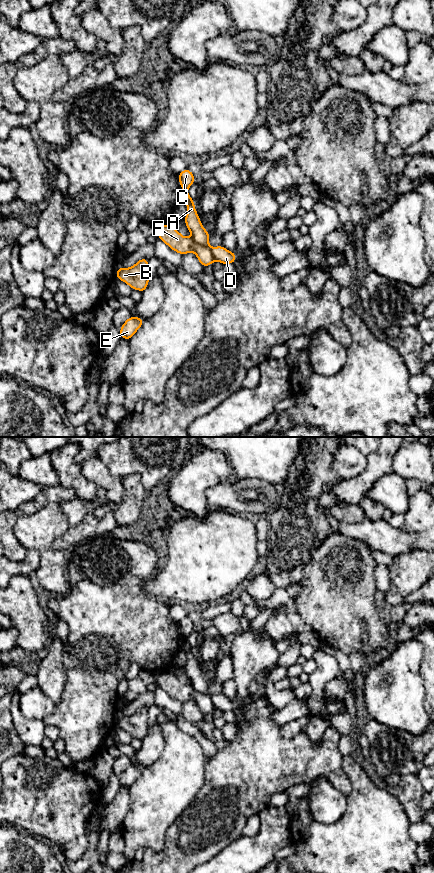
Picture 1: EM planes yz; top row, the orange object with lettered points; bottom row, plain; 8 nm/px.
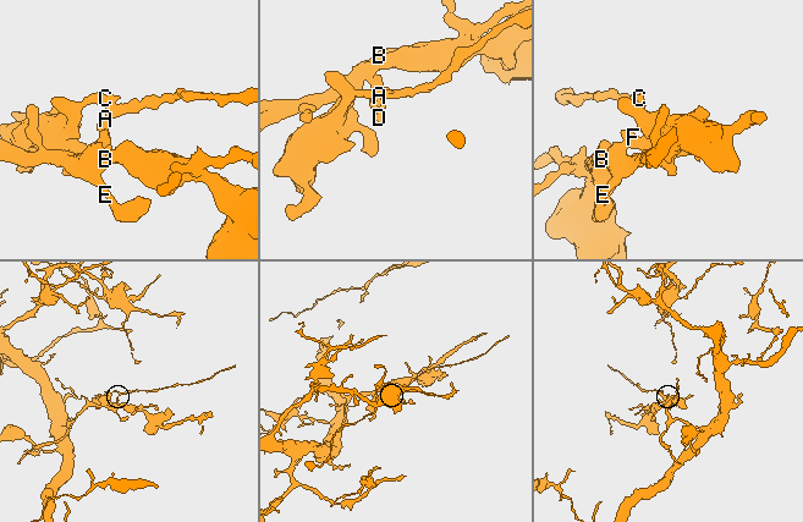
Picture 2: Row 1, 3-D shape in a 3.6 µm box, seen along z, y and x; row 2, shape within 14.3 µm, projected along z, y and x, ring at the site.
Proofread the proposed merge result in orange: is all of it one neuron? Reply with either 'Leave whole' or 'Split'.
Split

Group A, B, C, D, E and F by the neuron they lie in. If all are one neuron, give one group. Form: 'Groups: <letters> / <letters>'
Groups: A D / B C E F

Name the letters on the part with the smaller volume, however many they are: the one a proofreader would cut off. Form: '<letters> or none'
A, D

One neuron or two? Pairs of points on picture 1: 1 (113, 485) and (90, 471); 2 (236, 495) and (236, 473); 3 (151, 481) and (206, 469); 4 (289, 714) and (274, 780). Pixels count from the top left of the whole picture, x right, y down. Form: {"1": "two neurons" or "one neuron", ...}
{"1": "one neuron", "2": "two neurons", "3": "two neurons", "4": "two neurons"}

